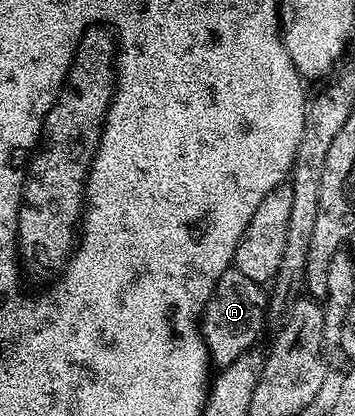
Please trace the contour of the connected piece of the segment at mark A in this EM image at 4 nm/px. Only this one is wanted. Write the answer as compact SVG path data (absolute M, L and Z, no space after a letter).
M230 268L220 278L201 317L201 334L208 349L209 359L223 368L238 356L253 349L268 314L268 296L257 282Z

